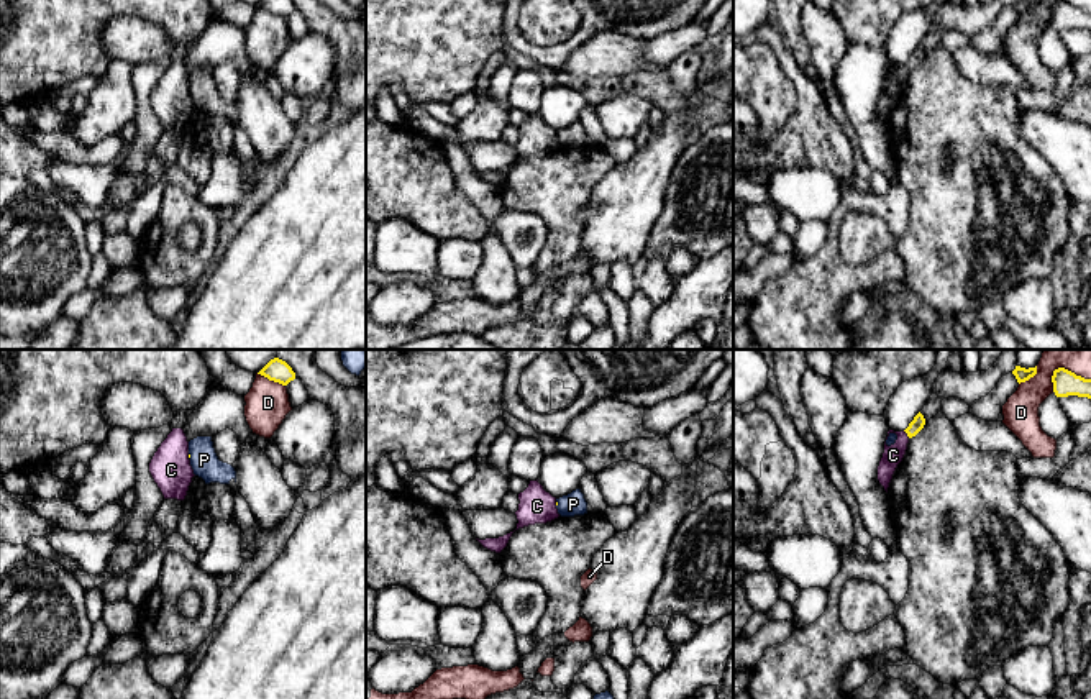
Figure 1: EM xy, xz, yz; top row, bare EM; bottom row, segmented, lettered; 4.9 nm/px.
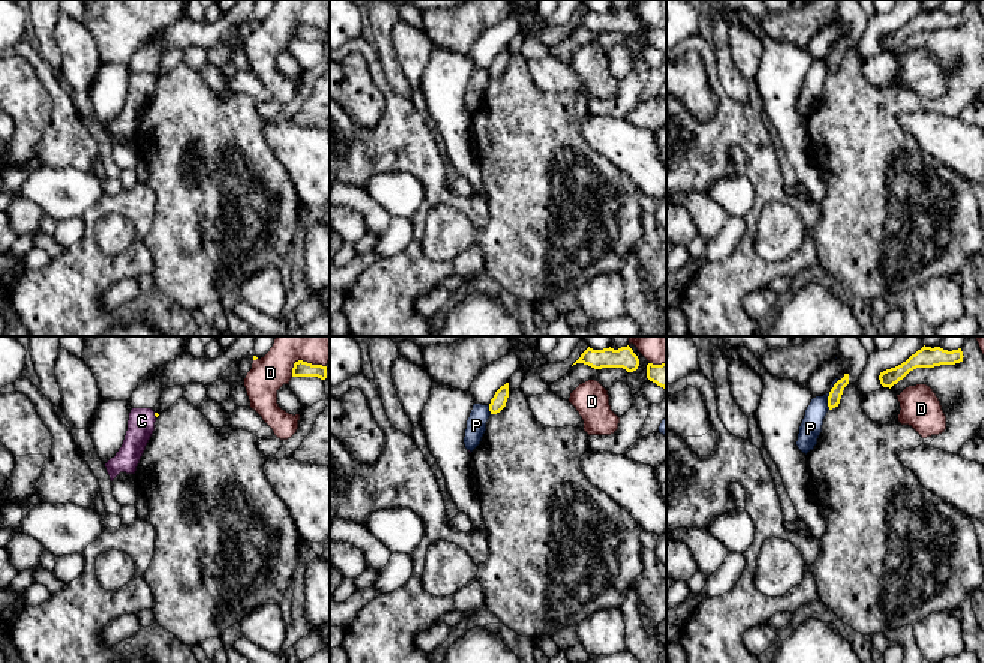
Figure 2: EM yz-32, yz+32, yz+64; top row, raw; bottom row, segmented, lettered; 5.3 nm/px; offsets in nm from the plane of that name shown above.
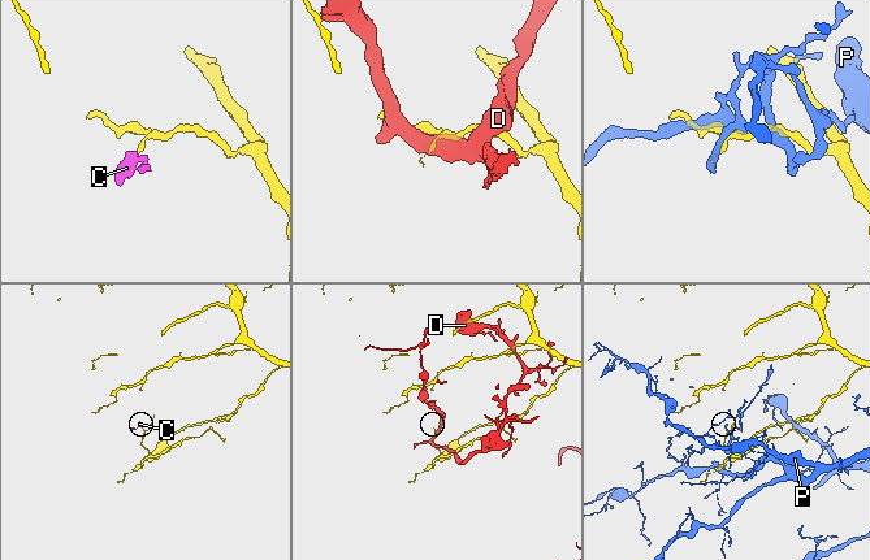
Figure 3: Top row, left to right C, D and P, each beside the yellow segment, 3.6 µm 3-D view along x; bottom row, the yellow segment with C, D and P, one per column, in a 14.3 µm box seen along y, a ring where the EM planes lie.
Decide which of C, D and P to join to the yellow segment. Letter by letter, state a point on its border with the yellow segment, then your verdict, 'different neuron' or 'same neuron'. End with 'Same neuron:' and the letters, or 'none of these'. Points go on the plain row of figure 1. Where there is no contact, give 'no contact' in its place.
C: contact yz (906, 64); same neuron
D: contact xy (271, 12); different neuron
P: no contact; different neuron
Same neuron: C

